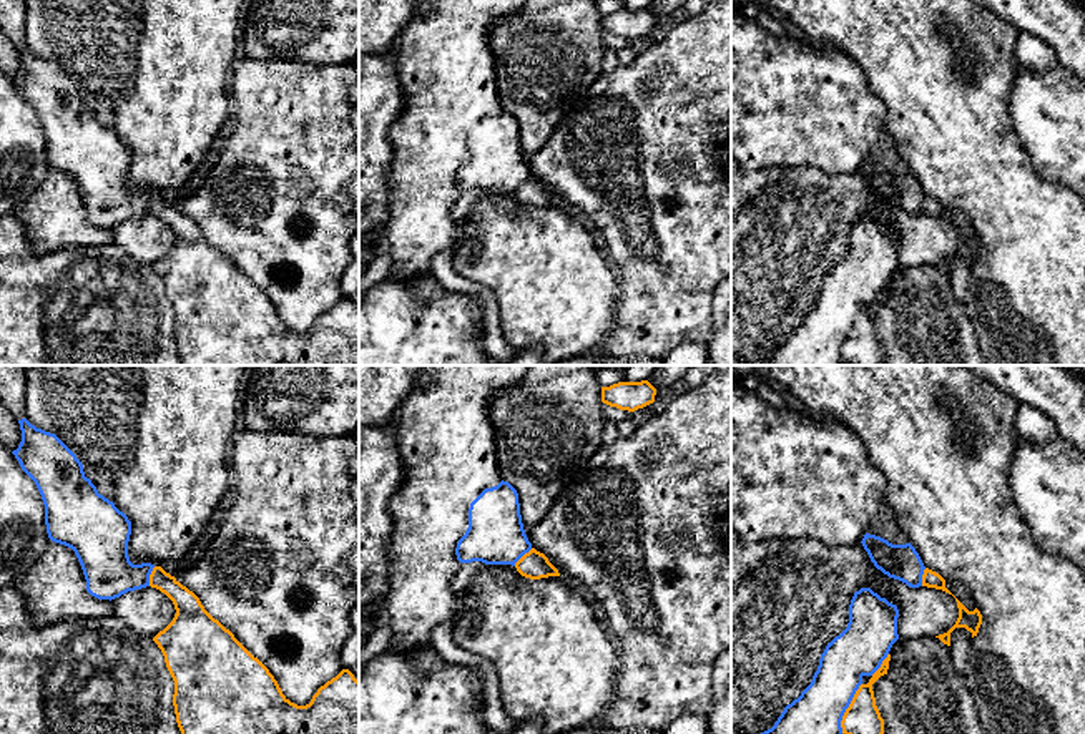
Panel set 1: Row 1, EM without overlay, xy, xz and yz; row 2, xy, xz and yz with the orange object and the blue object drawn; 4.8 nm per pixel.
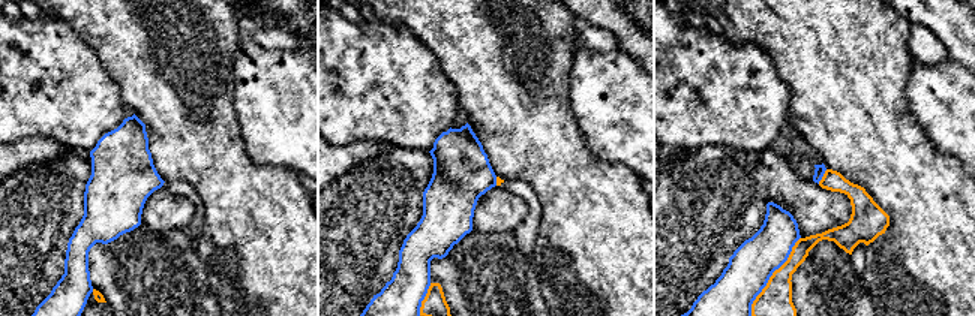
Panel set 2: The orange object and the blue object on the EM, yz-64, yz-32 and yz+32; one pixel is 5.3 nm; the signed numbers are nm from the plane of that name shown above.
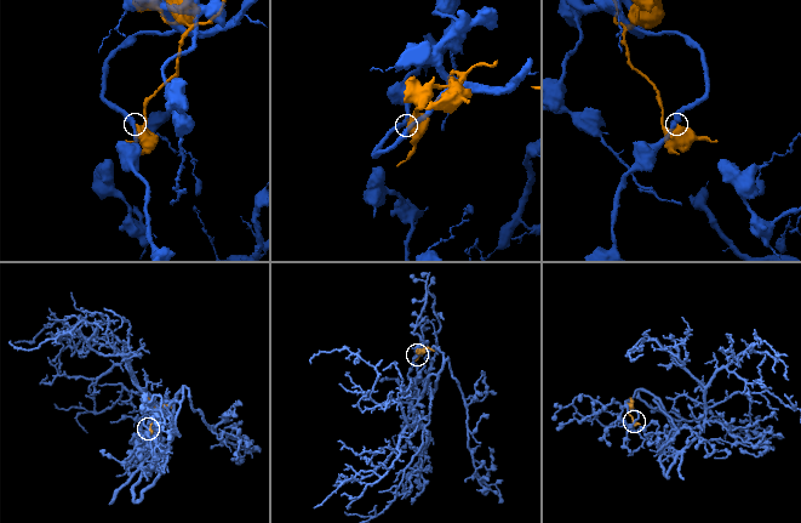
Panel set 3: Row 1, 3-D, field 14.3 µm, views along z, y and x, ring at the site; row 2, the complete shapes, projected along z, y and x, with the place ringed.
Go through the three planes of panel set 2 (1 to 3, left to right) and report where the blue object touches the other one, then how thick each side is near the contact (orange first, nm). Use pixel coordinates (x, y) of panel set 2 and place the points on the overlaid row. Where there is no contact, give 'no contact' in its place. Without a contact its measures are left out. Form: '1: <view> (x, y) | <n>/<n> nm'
1: no contact
2: yz-32 (423, 300) | 130/220 nm
3: yz+32 (771, 276) | 180/240 nm

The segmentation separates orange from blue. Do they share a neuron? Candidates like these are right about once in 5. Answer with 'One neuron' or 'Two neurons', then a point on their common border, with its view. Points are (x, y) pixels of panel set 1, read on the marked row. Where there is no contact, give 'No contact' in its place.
Two neurons. Touches orange at yz (848, 708)

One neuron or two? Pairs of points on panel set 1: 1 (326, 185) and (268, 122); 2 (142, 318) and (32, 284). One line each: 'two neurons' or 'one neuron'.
1: one neuron
2: one neuron

